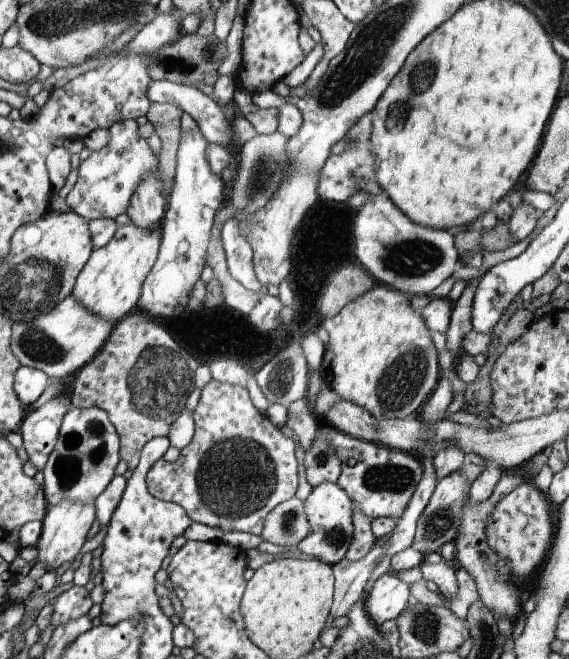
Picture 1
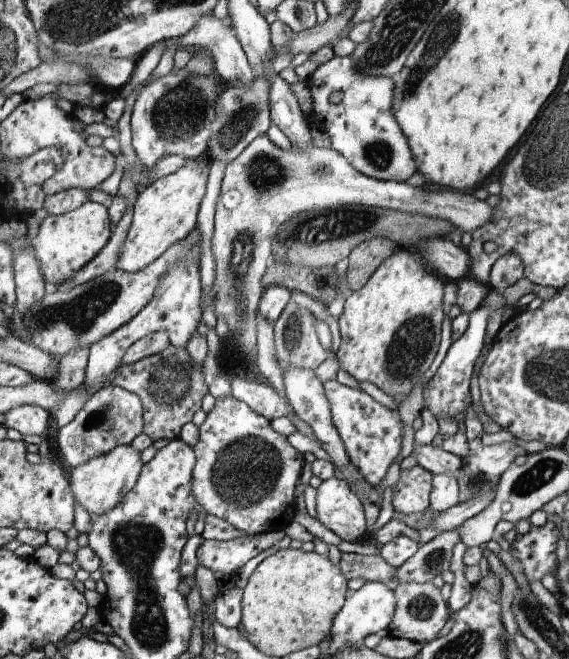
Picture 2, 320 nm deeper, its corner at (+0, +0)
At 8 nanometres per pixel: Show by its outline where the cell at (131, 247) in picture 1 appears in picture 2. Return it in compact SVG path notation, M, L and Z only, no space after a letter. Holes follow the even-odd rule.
M207 155L187 159L184 164L180 164L176 172L155 180L150 186L138 192L133 204L133 220L116 263L117 269L127 273L143 269L196 227L196 216L206 192L210 167L211 160Z

